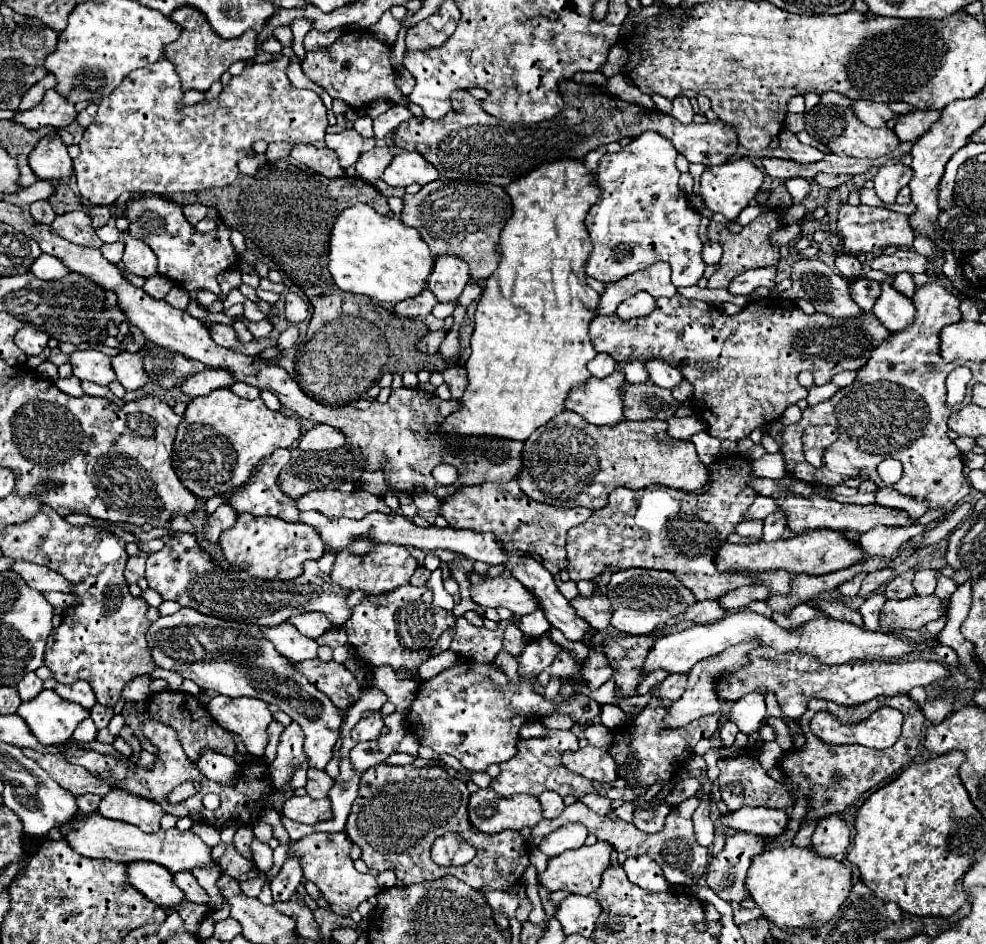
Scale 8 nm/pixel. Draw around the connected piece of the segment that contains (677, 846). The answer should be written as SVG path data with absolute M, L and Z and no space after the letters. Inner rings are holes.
M691 797L691 799L685 799L683 803L679 803L677 807L671 807L671 813L667 815L665 819L665 827L655 833L655 835L649 835L649 833L643 833L643 831L637 831L637 827L633 823L627 823L627 821L613 821L609 817L601 817L597 813L593 813L587 805L583 805L581 801L565 807L565 811L557 817L557 819L543 819L541 823L537 823L533 829L531 829L531 837L529 837L529 845L531 847L537 847L539 841L555 831L557 827L563 827L567 825L569 821L577 821L577 823L583 823L589 833L593 833L599 841L607 841L613 845L613 849L617 853L625 853L627 857L639 857L639 855L647 855L651 857L653 861L657 861L665 873L665 879L673 885L695 885L703 875L705 875L705 869L707 869L707 859L709 859L709 851L707 847L701 847L697 841L695 841L695 835L693 835L693 821L691 821L691 815L693 811L699 807L699 799Z

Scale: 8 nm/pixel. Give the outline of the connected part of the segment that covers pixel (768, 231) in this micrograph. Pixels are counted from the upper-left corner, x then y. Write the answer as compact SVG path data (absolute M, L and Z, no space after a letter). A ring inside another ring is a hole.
M759 191L759 195L755 197L759 207L763 209L763 213L751 221L747 227L741 229L741 233L731 233L725 225L721 223L715 223L715 221L709 221L709 227L707 227L707 239L713 241L713 243L719 243L723 247L723 257L717 265L717 271L711 275L707 287L709 289L727 289L727 285L731 283L733 277L737 277L739 273L743 271L749 271L749 269L757 269L757 267L767 267L767 265L773 265L779 261L779 247L771 245L771 235L783 227L781 219L777 213L771 213L775 211L773 207L767 205L767 199L769 199L771 191Z

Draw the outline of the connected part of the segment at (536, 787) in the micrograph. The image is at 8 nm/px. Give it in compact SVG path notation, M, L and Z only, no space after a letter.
M545 731L545 735L537 737L537 739L519 739L517 755L501 765L499 777L491 779L491 789L495 793L499 793L501 797L511 797L515 793L529 793L533 797L539 797L547 789L547 791L559 793L561 797L573 795L575 799L581 799L587 793L599 793L599 795L603 795L603 797L607 797L611 801L615 801L615 799L619 799L619 801L635 801L647 791L647 787L595 789L591 781L587 781L581 775L575 775L573 771L569 771L561 763L561 751L575 751L575 749L579 749L579 739L577 739L577 735L573 731Z

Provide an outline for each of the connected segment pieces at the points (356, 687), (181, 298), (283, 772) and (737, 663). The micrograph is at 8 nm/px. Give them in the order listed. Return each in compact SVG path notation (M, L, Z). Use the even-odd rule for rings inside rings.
M309 659L303 663L293 663L293 667L305 675L309 683L313 683L319 691L323 691L337 709L347 709L361 697L361 685L341 663L323 663L319 659Z
M173 287L169 293L167 293L167 297L165 297L165 301L169 301L171 305L175 305L175 307L181 307L183 311L187 311L187 305L189 305L189 293L185 291L185 289L181 289L181 287Z
M293 721L289 727L285 727L279 747L277 747L277 759L269 765L275 789L279 789L283 783L289 783L293 777L293 771L305 759L307 759L307 755L303 753L303 731Z
M751 641L751 643L741 643L741 645L735 645L727 651L723 651L721 655L715 655L715 657L709 657L709 659L703 659L699 661L689 677L687 677L687 691L681 695L681 699L677 703L673 703L673 707L667 711L665 719L663 719L663 729L679 729L679 727L685 727L687 723L695 721L695 719L701 719L703 715L713 715L713 713L719 713L721 711L721 701L717 699L715 695L715 679L725 673L725 671L737 671L741 669L745 663L747 663L747 653L751 649L755 649L759 643L757 641Z

